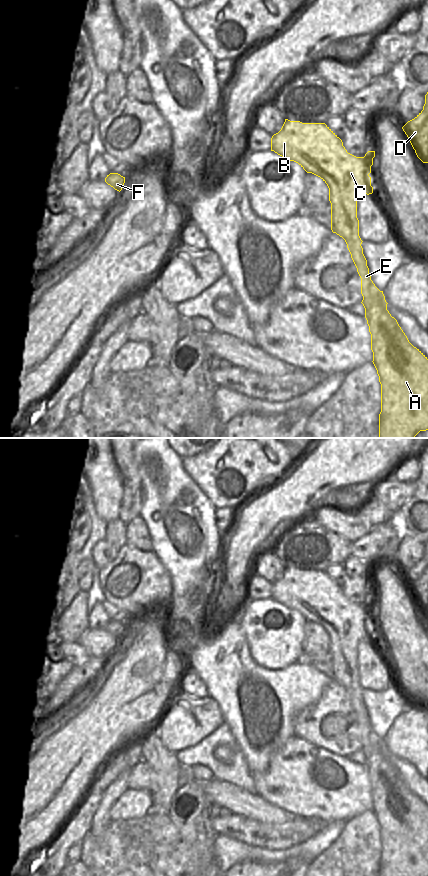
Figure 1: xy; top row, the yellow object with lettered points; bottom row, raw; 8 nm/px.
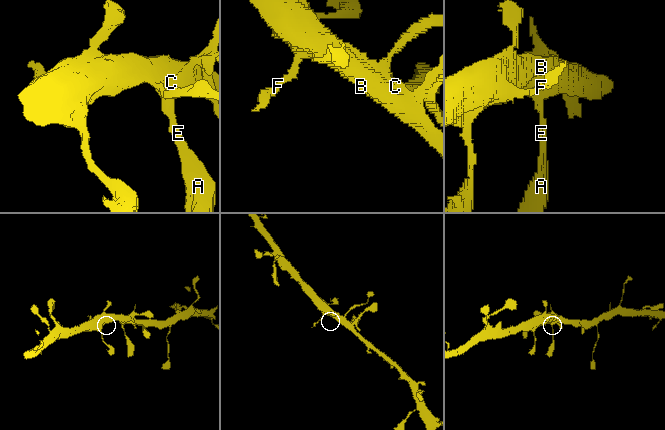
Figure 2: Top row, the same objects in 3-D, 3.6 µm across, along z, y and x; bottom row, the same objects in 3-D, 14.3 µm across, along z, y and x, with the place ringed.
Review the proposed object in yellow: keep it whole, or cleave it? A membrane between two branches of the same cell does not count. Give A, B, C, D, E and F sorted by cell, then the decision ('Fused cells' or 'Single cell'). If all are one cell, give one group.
Groups: A B C D E F. Single cell.

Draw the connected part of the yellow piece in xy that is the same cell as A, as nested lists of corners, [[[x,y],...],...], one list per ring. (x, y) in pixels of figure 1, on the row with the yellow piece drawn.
[[[285,119],[281,130],[271,138],[271,151],[284,157],[288,161],[298,163],[307,173],[320,177],[329,188],[329,201],[331,203],[331,230],[342,237],[351,254],[351,258],[361,278],[362,304],[365,308],[365,318],[371,334],[371,350],[373,352],[373,364],[379,376],[381,384],[381,412],[379,414],[379,438],[415,438],[420,431],[428,430],[428,359],[408,340],[399,326],[397,320],[387,310],[387,302],[383,291],[380,291],[369,274],[367,260],[361,246],[359,236],[359,220],[357,218],[357,198],[364,192],[373,193],[371,186],[371,166],[375,151],[368,151],[364,157],[356,157],[347,152],[342,140],[325,123],[302,123]]]

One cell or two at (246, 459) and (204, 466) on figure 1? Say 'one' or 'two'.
one

